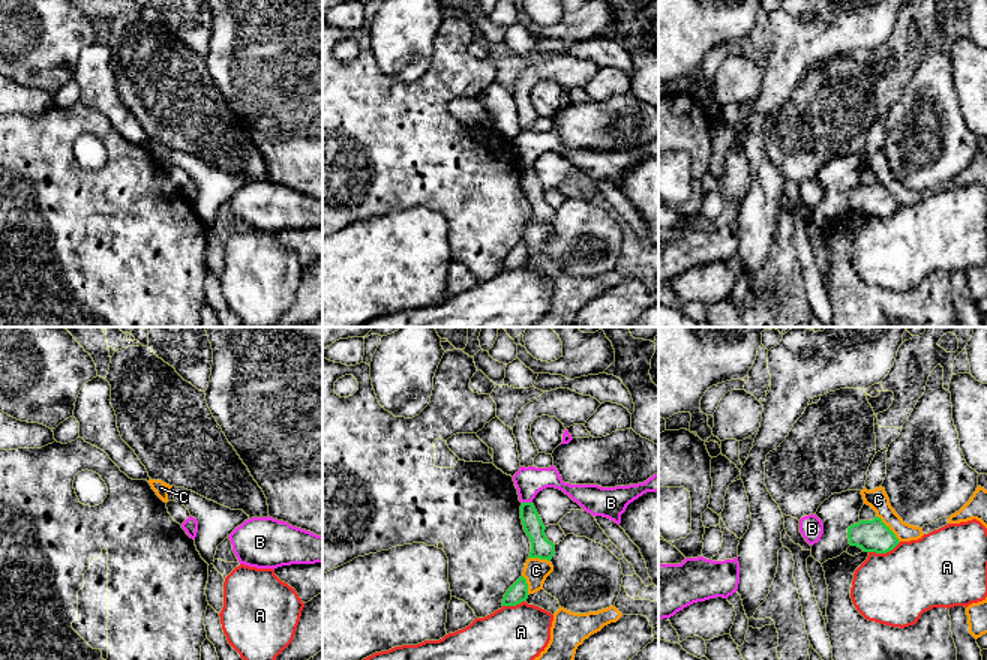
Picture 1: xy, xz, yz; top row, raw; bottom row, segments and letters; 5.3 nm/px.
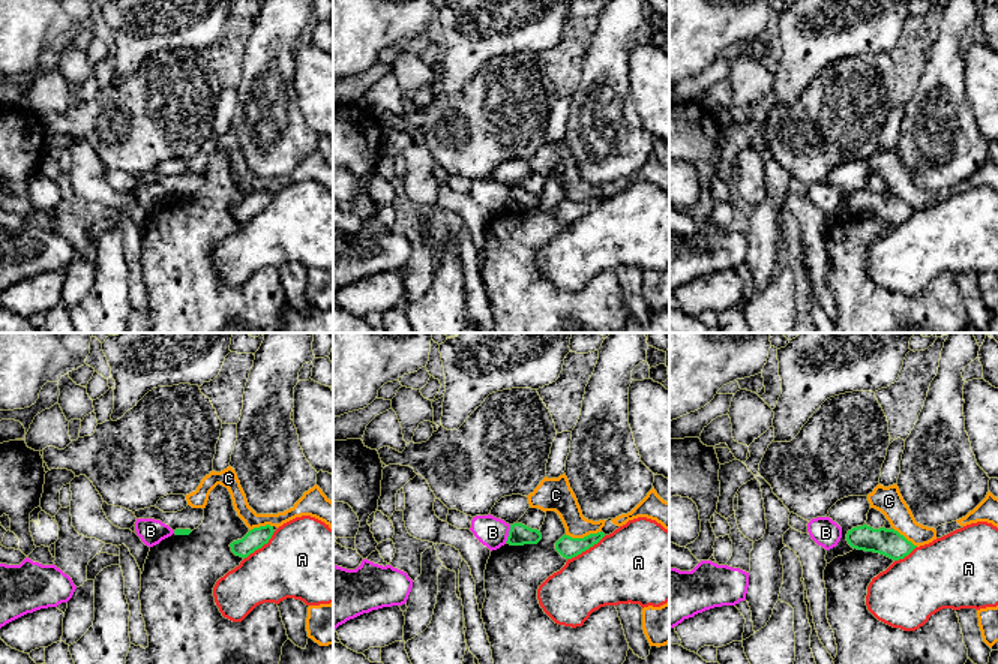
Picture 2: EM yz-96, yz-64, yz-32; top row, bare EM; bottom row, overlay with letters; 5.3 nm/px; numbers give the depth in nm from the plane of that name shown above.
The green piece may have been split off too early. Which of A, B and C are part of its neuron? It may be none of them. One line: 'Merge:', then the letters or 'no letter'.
Merge: no letter

